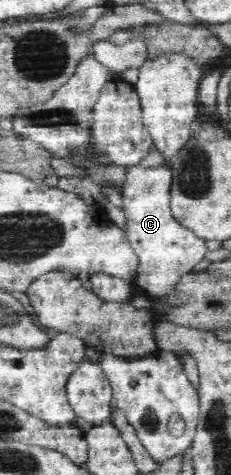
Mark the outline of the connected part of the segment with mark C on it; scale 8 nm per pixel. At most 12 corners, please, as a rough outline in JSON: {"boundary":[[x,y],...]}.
{"boundary":[[172,169],[119,188],[136,286],[165,298],[209,251],[170,209]]}

